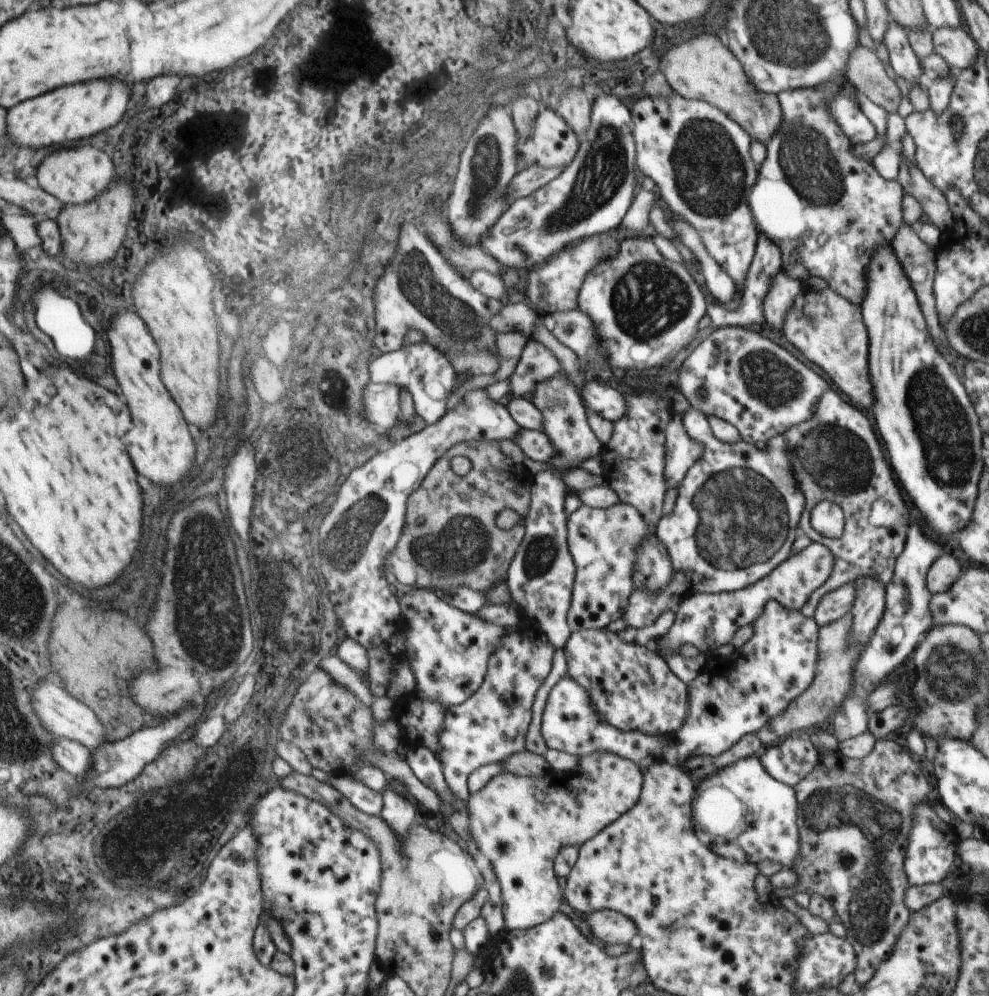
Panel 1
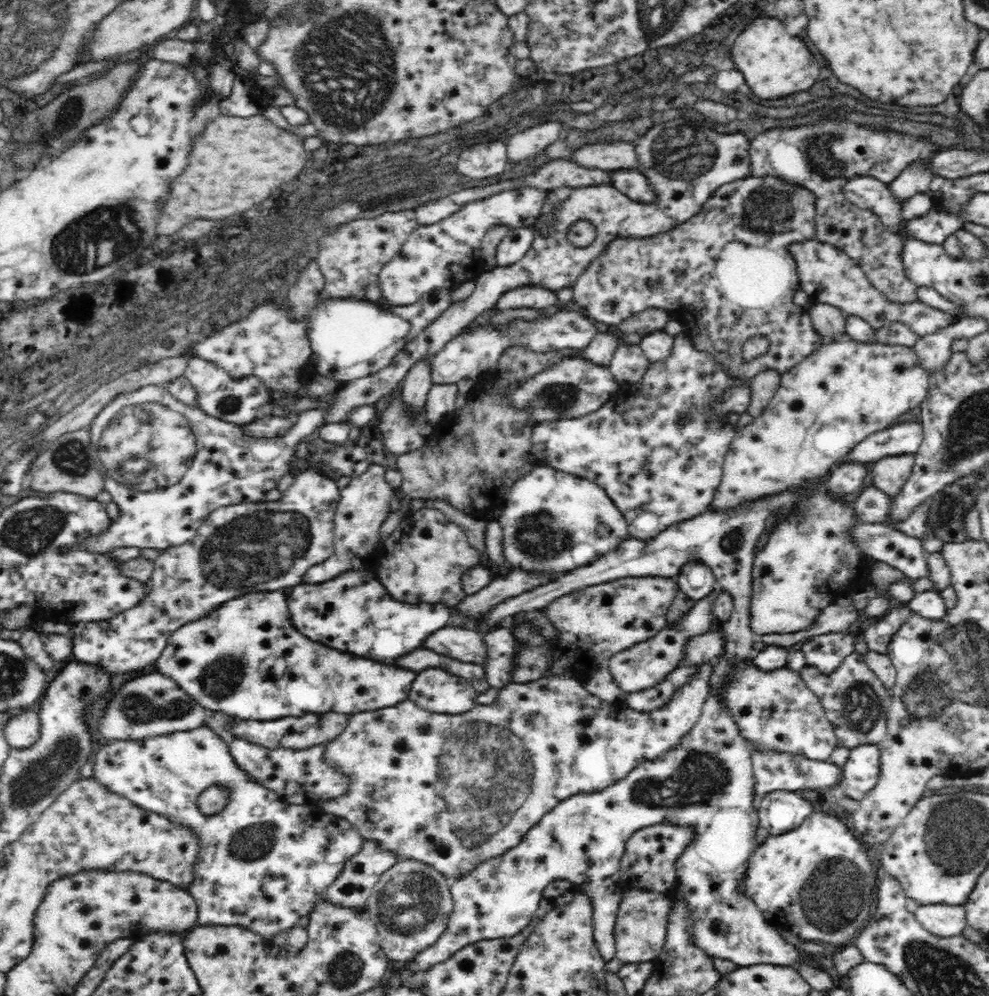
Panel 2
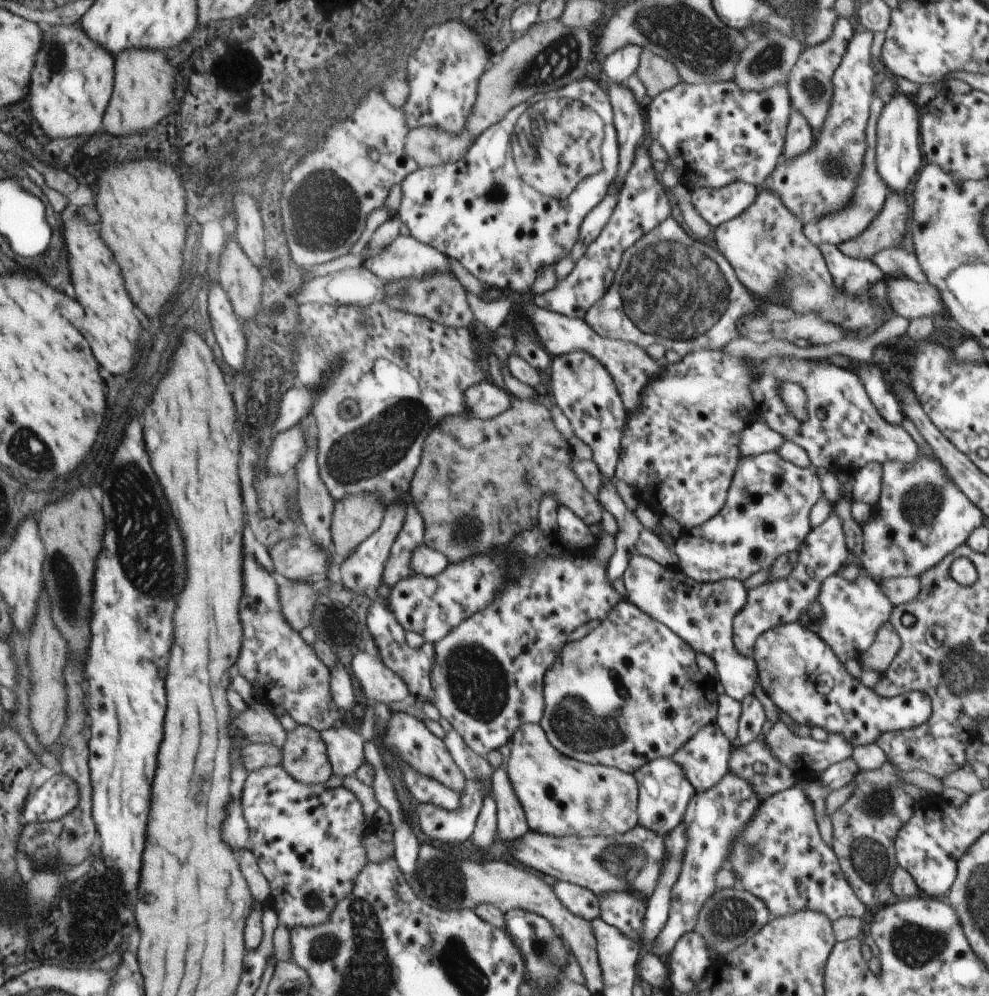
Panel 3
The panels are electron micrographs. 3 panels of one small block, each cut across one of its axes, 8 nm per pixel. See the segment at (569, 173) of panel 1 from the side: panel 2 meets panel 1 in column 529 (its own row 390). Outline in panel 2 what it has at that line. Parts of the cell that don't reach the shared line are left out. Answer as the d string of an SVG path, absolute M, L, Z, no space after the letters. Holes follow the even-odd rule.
M196 356L188 357L184 376L196 391L198 408L202 409L206 414L222 419L224 422L242 426L250 425L260 417L260 407L264 406L270 398L270 390L266 388L262 379L254 375L234 378L222 367Z

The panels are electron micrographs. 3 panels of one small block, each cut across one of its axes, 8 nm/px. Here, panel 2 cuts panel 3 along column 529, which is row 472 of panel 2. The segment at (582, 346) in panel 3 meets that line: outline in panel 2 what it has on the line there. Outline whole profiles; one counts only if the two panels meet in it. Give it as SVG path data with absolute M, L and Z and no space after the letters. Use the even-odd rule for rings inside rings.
M309 468L295 477L294 483L276 501L238 503L213 510L188 542L163 550L155 560L152 577L145 584L145 598L133 609L125 610L114 618L99 622L78 623L73 626L71 654L80 662L99 666L108 674L146 669L160 658L168 636L176 628L206 616L224 602L251 593L282 591L303 583L306 572L334 554L334 513L340 488L318 468Z

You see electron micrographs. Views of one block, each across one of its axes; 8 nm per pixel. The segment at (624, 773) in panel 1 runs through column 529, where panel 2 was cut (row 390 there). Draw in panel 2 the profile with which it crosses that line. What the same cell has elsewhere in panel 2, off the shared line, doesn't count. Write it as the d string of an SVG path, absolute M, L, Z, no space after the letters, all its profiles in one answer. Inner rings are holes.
M852 338L839 339L838 341L824 341L812 354L806 355L797 366L794 366L790 371L781 374L780 388L776 389L772 400L768 406L762 410L762 414L754 417L751 423L743 426L738 430L737 436L734 438L733 444L729 447L728 453L723 464L723 475L721 484L718 486L717 494L714 494L714 501L710 504L709 510L723 511L724 509L735 509L738 505L748 501L755 501L780 491L806 491L806 498L790 504L786 508L790 509L789 516L778 518L778 524L772 528L769 539L762 551L758 551L753 560L753 572L751 573L752 596L750 602L750 627L755 636L762 638L763 635L784 635L788 633L796 633L806 630L812 625L822 609L828 605L837 602L838 598L848 593L853 593L862 587L871 586L868 582L868 576L871 567L868 564L867 557L862 553L861 548L858 548L849 538L849 530L856 524L862 522L853 513L851 509L852 502L846 502L837 498L837 495L829 494L825 487L825 482L828 480L828 472L832 470L831 466L844 458L856 444L861 443L870 434L884 430L890 427L890 424L902 416L905 412L919 407L920 402L924 401L926 394L929 391L929 373L920 367L917 361L917 356L914 354L913 347L889 345L878 342L863 343L855 341Z

